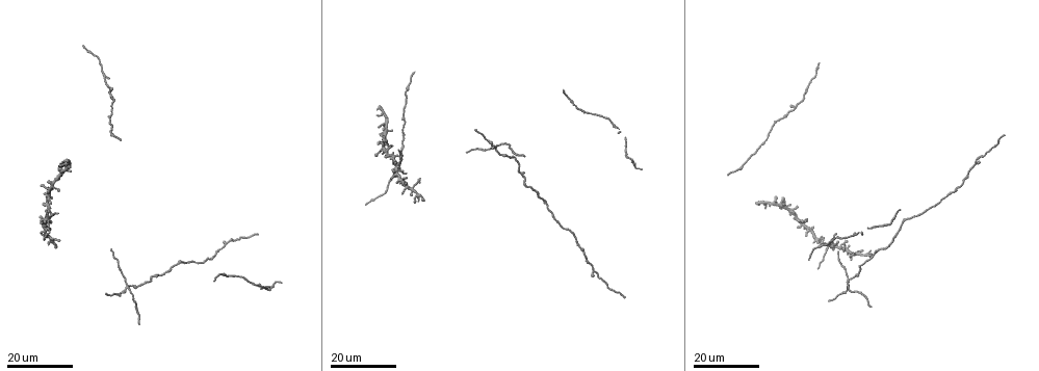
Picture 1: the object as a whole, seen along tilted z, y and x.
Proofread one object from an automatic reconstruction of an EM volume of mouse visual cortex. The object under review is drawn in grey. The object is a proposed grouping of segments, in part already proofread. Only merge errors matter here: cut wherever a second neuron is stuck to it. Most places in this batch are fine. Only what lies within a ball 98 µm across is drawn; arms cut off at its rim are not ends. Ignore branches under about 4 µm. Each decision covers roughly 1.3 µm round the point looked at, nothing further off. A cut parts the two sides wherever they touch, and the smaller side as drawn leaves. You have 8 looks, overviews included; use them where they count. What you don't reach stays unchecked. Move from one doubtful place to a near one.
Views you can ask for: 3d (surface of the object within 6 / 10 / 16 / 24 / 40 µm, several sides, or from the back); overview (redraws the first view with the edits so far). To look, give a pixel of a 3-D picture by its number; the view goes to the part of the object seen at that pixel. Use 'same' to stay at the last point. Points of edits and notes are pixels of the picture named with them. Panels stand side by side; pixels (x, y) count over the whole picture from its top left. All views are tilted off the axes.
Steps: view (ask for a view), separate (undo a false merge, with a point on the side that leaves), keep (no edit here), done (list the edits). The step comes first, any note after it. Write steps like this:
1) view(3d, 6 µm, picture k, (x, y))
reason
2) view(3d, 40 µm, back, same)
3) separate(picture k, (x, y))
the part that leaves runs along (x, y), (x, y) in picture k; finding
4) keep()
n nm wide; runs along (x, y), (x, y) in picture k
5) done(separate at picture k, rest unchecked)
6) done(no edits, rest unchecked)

view(3d, 24 µm, picture 1, (103, 78))

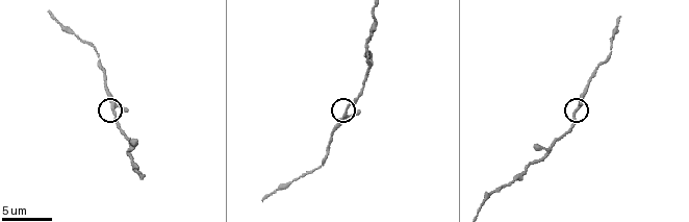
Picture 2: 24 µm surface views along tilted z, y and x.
view(3d, 6 µm, picture 2, (579, 108))

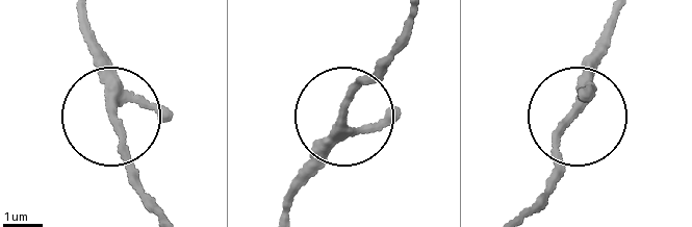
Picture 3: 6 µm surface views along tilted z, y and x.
keep()
3 arms; runs along (407, 20), (310, 170) in picture 3; continuous, no second neuron

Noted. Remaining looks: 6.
view(3d, 16 µm, picture 1, (49, 218))
thin arm on a thick one

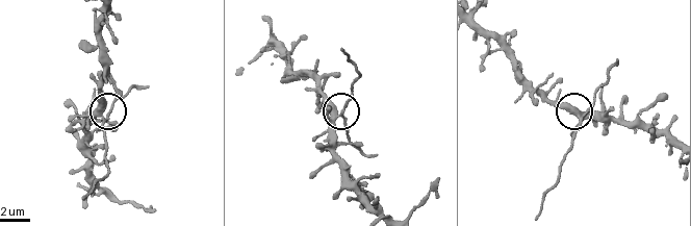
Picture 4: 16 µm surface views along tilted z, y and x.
view(3d, 6 µm, picture 4, (101, 110))

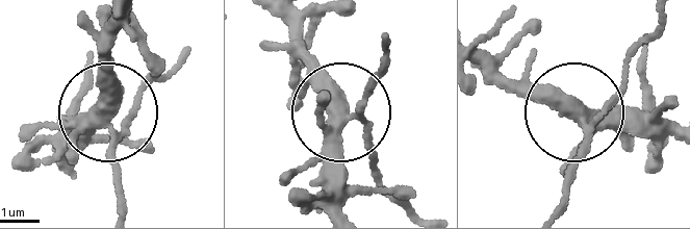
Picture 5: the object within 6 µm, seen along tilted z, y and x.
separate(picture 5, (130, 116))
the part that leaves runs along (108, 147), (117, 211) in picture 5; a second neuron is stuck on

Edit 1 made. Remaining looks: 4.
view(3d, 16 µm, picture 1, (800, 224))
small branch off a trunk

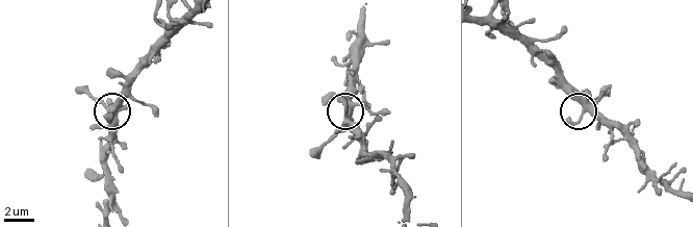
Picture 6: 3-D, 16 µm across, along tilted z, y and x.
view(3d, 10 µm, picture 6, (346, 123))

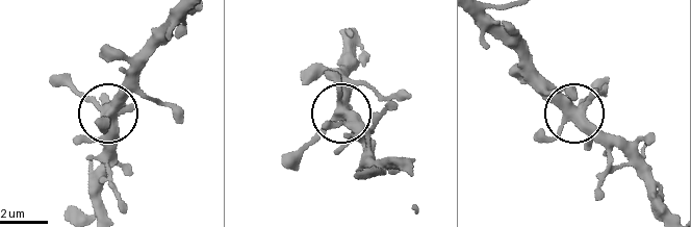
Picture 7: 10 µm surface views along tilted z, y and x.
view(3d, 10 µm, back, picture 7, (105, 107))

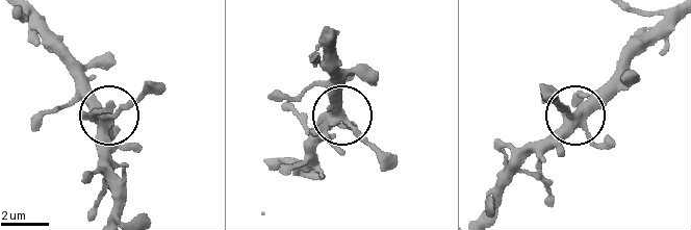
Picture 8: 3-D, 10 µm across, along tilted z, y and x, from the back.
keep()
runs along (485, 213), (500, 180), (570, 117), (549, 95) in picture 8; all the same neuron

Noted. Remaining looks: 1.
done(separate at picture 5, rest unchecked)

